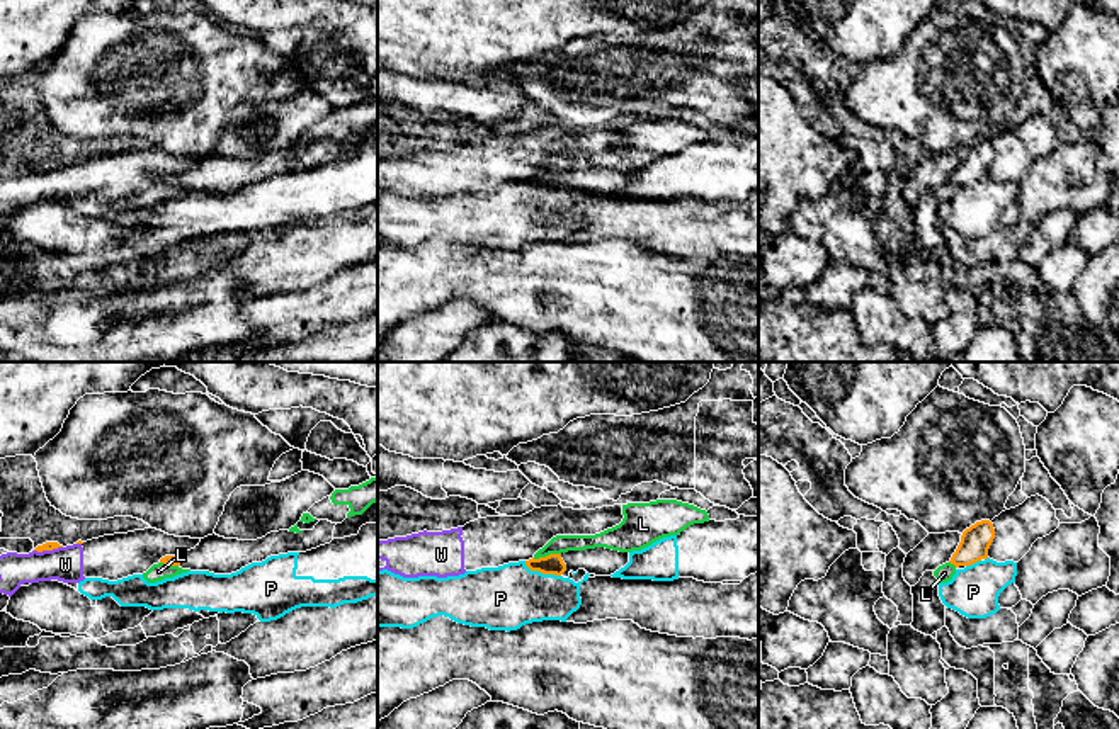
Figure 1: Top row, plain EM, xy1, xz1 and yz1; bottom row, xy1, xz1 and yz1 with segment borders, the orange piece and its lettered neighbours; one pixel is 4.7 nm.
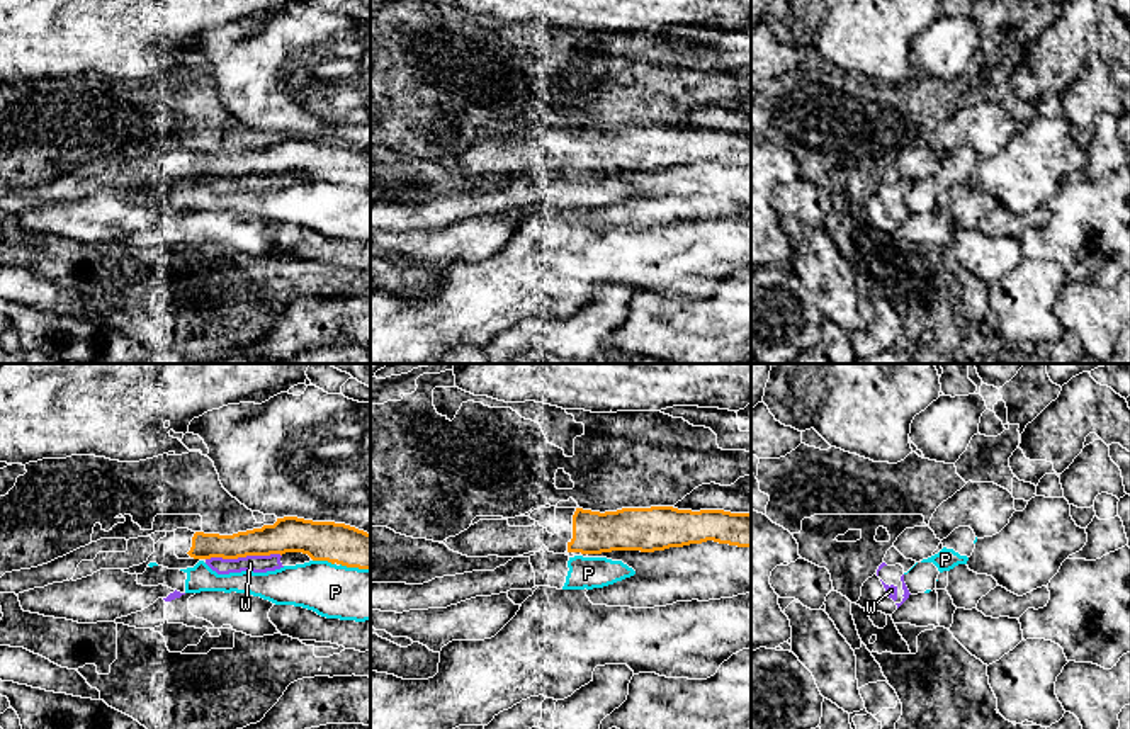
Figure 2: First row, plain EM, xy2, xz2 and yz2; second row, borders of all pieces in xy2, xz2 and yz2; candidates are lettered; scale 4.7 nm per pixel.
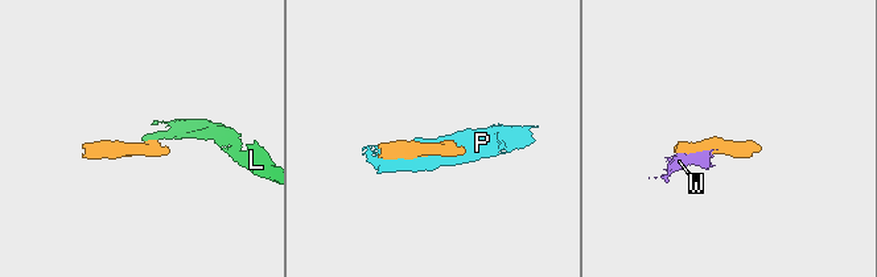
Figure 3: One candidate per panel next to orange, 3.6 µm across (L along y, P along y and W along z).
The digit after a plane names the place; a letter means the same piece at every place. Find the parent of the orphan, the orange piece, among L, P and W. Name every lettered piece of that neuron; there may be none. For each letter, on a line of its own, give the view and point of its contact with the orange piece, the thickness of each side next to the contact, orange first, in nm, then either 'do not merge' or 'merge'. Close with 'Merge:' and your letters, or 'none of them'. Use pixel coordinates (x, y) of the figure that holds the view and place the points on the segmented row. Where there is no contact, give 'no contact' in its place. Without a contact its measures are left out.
L: xz1 (546, 556) | 100/90 nm | do not merge
P: xz1 (541, 571) | 100/300 nm | do not merge
W: xy2 (243, 556) | 170/80 nm | do not merge
Merge: none of them

